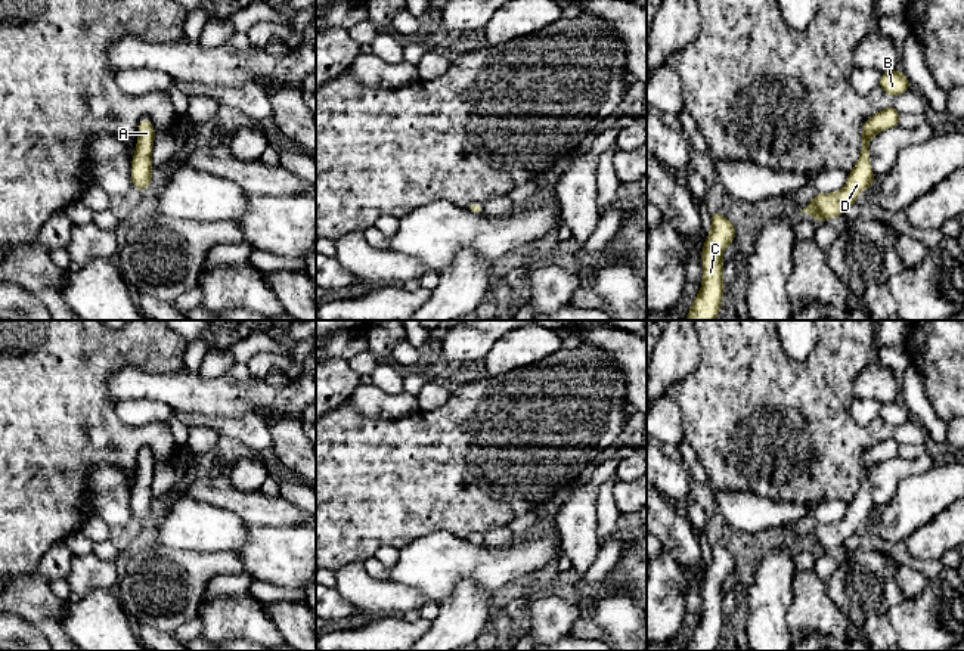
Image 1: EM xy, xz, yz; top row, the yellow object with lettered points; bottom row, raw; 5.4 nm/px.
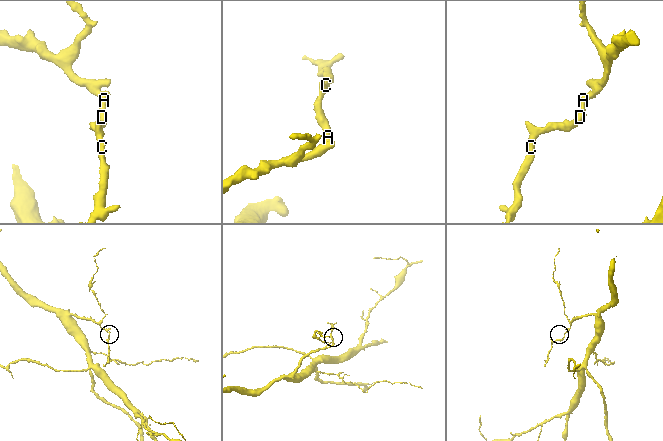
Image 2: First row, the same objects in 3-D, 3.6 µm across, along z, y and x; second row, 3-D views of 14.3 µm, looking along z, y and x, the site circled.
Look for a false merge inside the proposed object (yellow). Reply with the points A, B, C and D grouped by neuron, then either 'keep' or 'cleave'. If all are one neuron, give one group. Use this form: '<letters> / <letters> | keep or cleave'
A B C D | keep

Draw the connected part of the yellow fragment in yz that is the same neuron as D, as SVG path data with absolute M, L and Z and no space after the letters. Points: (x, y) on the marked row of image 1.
M892 105L865 121L861 156L849 173L846 186L837 193L818 193L800 213L808 213L818 221L827 221L831 217L843 216L847 207L856 204L858 195L875 182L870 162L868 143L878 131L898 127L899 115L901 114Z

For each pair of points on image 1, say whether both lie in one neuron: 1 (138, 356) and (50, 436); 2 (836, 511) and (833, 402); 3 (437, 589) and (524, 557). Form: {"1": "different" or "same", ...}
{"1": "same", "2": "different", "3": "same"}

